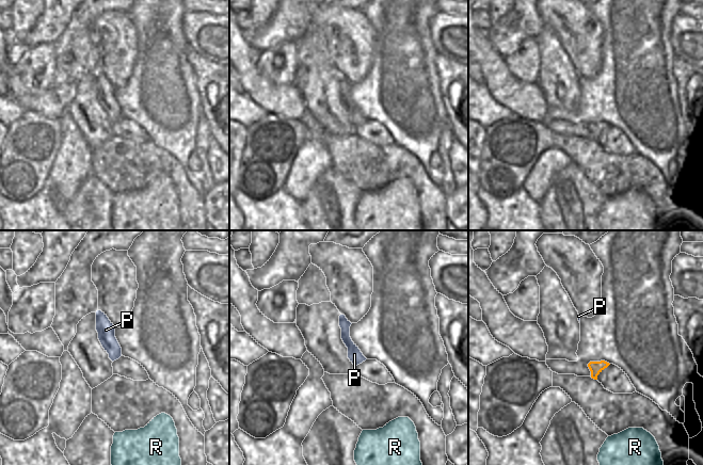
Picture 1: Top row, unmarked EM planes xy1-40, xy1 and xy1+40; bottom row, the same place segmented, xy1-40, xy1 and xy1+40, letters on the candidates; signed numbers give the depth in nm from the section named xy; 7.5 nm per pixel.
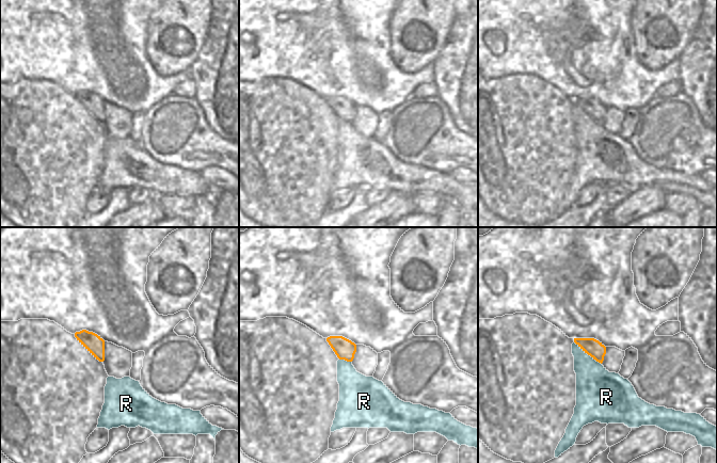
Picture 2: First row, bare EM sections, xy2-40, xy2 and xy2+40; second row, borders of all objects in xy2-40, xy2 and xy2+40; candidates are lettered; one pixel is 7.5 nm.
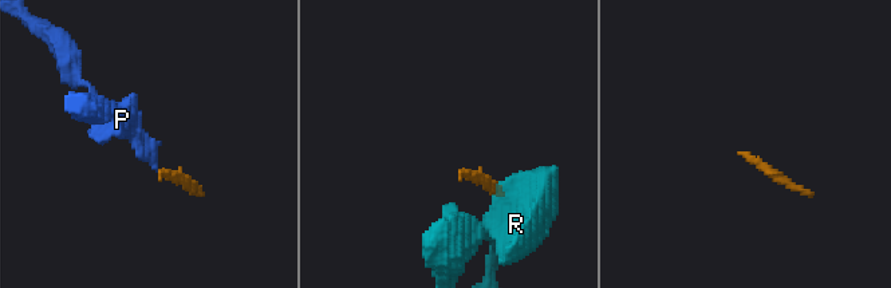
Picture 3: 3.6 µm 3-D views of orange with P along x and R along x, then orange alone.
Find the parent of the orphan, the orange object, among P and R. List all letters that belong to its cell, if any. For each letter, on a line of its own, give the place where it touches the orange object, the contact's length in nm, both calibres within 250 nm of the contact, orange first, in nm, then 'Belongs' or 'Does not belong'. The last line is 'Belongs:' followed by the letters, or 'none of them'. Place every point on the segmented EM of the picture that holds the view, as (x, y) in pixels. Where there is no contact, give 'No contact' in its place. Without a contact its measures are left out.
P: No contact. Belongs
R: Touches orange at xy2+40 (588, 354). Shared border 260 nm. Thickness 130 nm (orange) against 300 nm. Does not belong
Belongs: P

